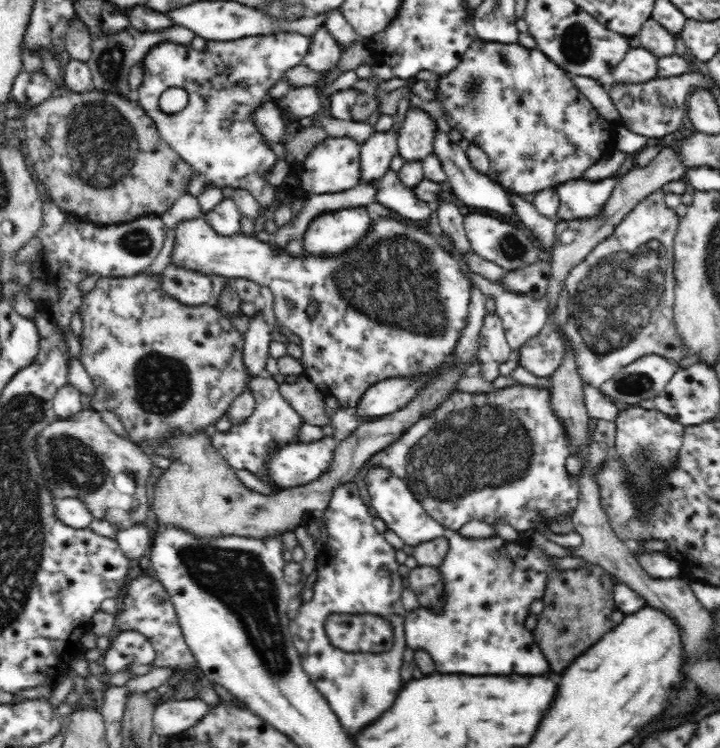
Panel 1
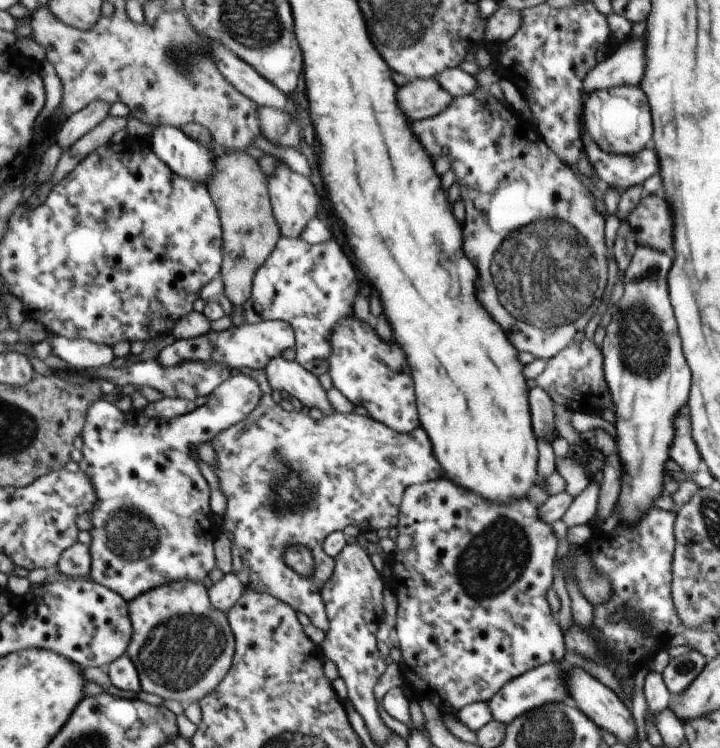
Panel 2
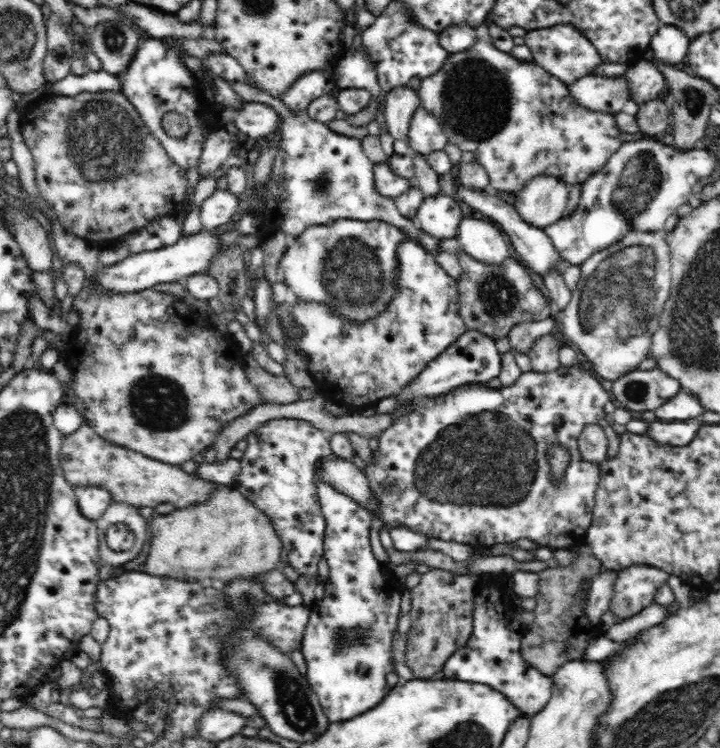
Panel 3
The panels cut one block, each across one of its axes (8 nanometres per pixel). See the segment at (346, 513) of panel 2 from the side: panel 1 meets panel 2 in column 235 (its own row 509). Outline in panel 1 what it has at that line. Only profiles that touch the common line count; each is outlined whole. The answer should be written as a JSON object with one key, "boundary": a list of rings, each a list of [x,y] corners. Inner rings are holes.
{"boundary":[[[519,383],[488,393],[455,390],[449,395],[453,404],[444,401],[442,409],[436,407],[430,410],[414,426],[410,426],[402,438],[366,461],[360,472],[352,478],[360,499],[370,505],[366,476],[370,468],[382,466],[408,485],[428,516],[453,531],[460,530],[462,525],[472,519],[492,526],[501,519],[518,533],[524,533],[529,528],[537,530],[544,527],[545,521],[552,517],[566,513],[572,516],[578,504],[578,478],[566,471],[566,458],[572,451],[561,420],[551,409],[550,393],[547,389]]]}

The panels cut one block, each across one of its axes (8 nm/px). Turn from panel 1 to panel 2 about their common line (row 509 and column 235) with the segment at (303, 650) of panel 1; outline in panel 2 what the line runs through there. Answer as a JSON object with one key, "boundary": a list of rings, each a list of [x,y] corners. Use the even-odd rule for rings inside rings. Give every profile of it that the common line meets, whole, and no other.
{"boundary":[[[261,321],[258,324],[242,323],[240,326],[232,325],[221,332],[208,331],[204,336],[191,339],[176,339],[173,344],[164,347],[158,362],[162,366],[180,366],[184,362],[206,362],[206,364],[220,364],[228,366],[232,372],[242,369],[253,371],[266,370],[272,358],[281,356],[284,350],[295,348],[296,340],[292,326],[284,321]]]}

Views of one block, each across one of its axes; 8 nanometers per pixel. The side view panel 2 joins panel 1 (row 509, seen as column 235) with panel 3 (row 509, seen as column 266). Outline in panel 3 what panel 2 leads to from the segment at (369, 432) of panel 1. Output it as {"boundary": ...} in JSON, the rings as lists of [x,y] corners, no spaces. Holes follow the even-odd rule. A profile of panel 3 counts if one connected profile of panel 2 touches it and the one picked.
{"boundary":[[[218,484],[206,502],[155,516],[148,527],[150,549],[141,570],[150,576],[220,585],[236,578],[263,576],[279,567],[281,540],[269,518],[234,485]]]}

